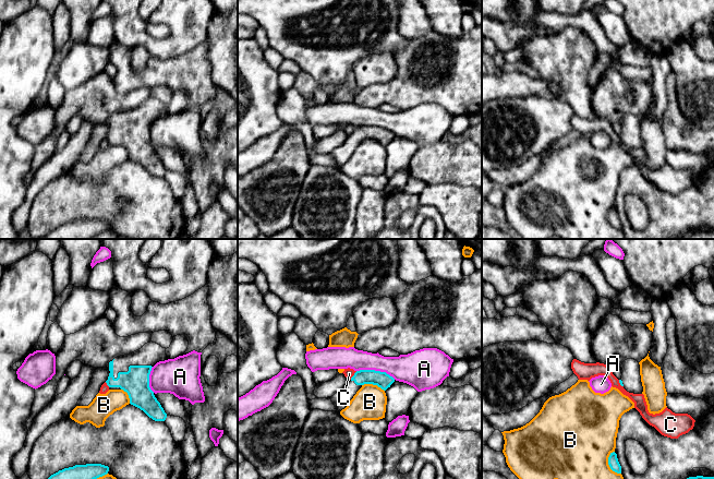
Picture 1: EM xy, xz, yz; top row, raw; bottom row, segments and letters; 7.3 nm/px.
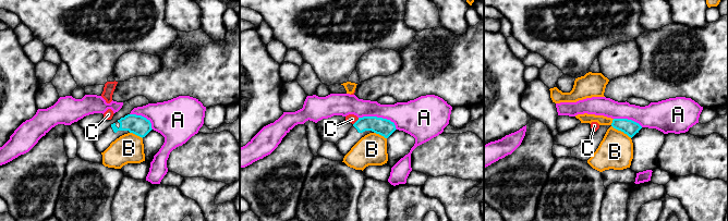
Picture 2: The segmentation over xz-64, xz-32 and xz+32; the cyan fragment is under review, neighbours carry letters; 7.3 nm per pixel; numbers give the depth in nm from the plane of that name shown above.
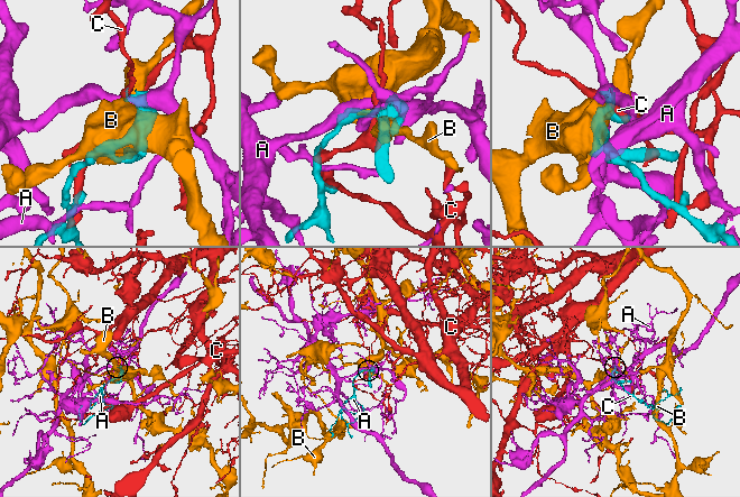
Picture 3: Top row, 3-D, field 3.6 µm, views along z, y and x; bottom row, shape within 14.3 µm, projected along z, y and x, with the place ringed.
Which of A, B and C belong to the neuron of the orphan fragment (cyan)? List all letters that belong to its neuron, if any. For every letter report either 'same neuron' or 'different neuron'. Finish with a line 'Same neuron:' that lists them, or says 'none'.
A: different neuron
B: different neuron
C: different neuron
Same neuron: none

